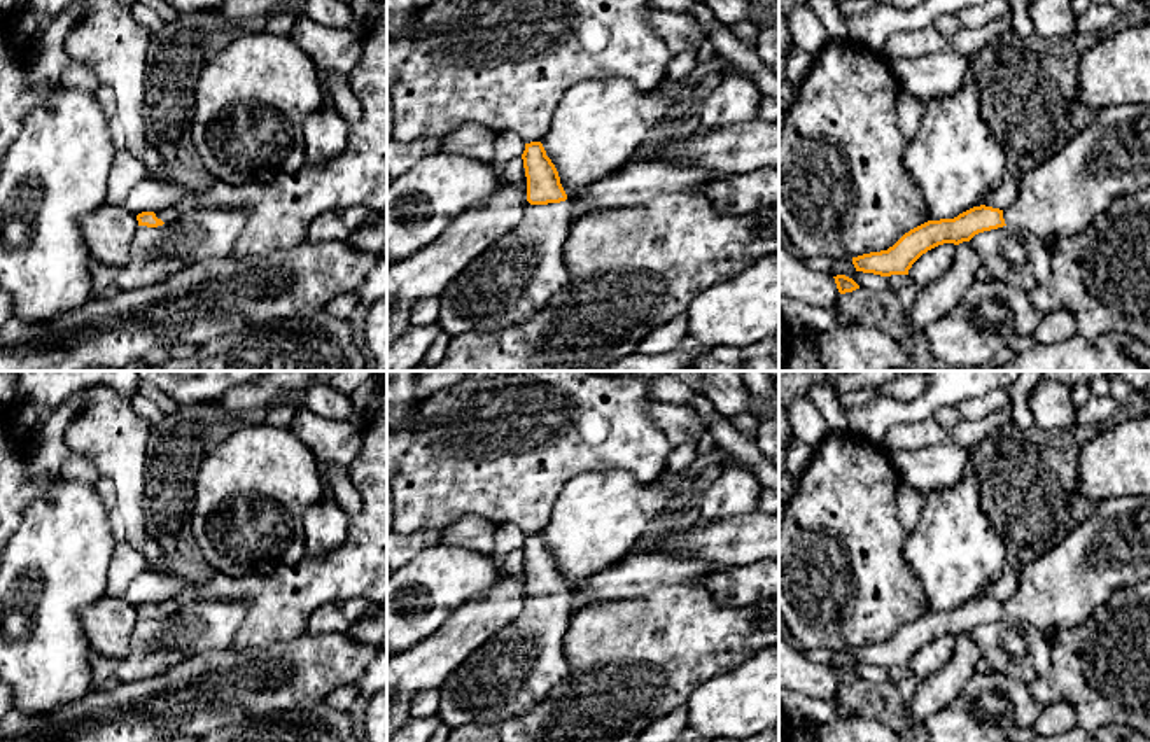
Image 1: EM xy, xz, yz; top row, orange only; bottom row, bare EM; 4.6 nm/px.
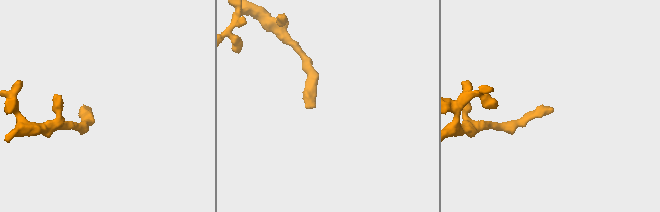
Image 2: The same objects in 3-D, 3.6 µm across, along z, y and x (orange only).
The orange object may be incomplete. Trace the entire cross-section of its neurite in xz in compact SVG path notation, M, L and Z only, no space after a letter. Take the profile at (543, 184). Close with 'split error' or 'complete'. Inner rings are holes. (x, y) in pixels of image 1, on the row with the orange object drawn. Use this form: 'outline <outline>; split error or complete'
outline M541 142L525 144L527 208L520 224L473 259L439 296L439 327L450 336L520 326L569 285L564 247L574 224L558 172Z; split error

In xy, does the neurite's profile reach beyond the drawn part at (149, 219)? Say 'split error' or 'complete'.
split error

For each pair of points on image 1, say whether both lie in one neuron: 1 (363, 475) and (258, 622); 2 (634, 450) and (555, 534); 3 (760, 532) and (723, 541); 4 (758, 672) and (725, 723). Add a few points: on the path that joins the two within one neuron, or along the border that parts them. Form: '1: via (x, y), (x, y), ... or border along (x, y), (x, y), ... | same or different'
1: via (368, 518), (368, 538), (326, 580), (301, 592) | same
2: border along (576, 476), (627, 469), (638, 480), (653, 482) | different
3: via (751, 538), (732, 539) | same
4: via (758, 685), (758, 690), (737, 711) | same

